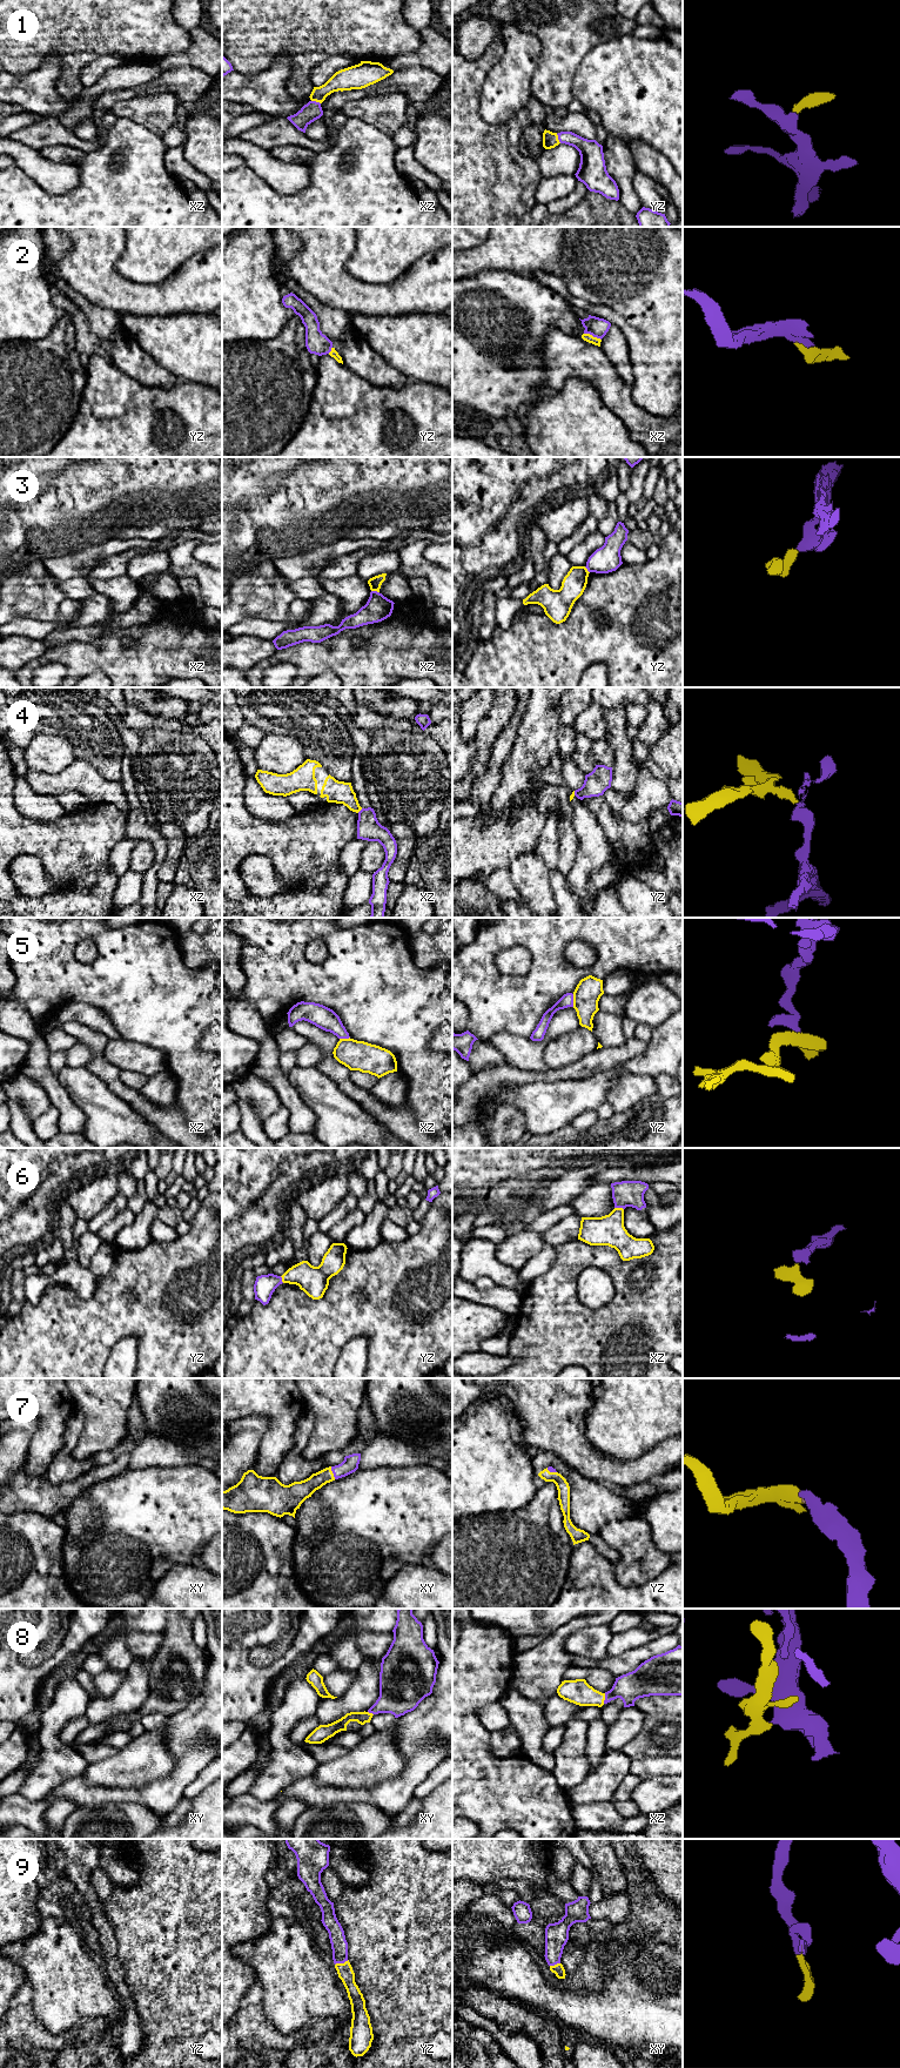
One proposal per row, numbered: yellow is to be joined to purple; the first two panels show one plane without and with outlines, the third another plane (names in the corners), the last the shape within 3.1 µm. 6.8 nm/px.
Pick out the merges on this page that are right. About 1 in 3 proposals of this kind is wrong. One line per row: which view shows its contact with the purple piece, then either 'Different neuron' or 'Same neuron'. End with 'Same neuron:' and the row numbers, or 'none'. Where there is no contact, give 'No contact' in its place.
1: Touches purple in xz. Same neuron
2: Touches purple in xz. Same neuron
3: Touches purple in xz. Different neuron
4: Touches purple in xz. Different neuron
5: Touches purple in yz. Same neuron
6: Touches purple in xz. Same neuron
7: Touches purple in xy. Same neuron
8: Touches purple in xz. Same neuron
9: Touches purple in yz. Same neuron
Same neuron: 1, 2, 5, 6, 7, 8, 9

